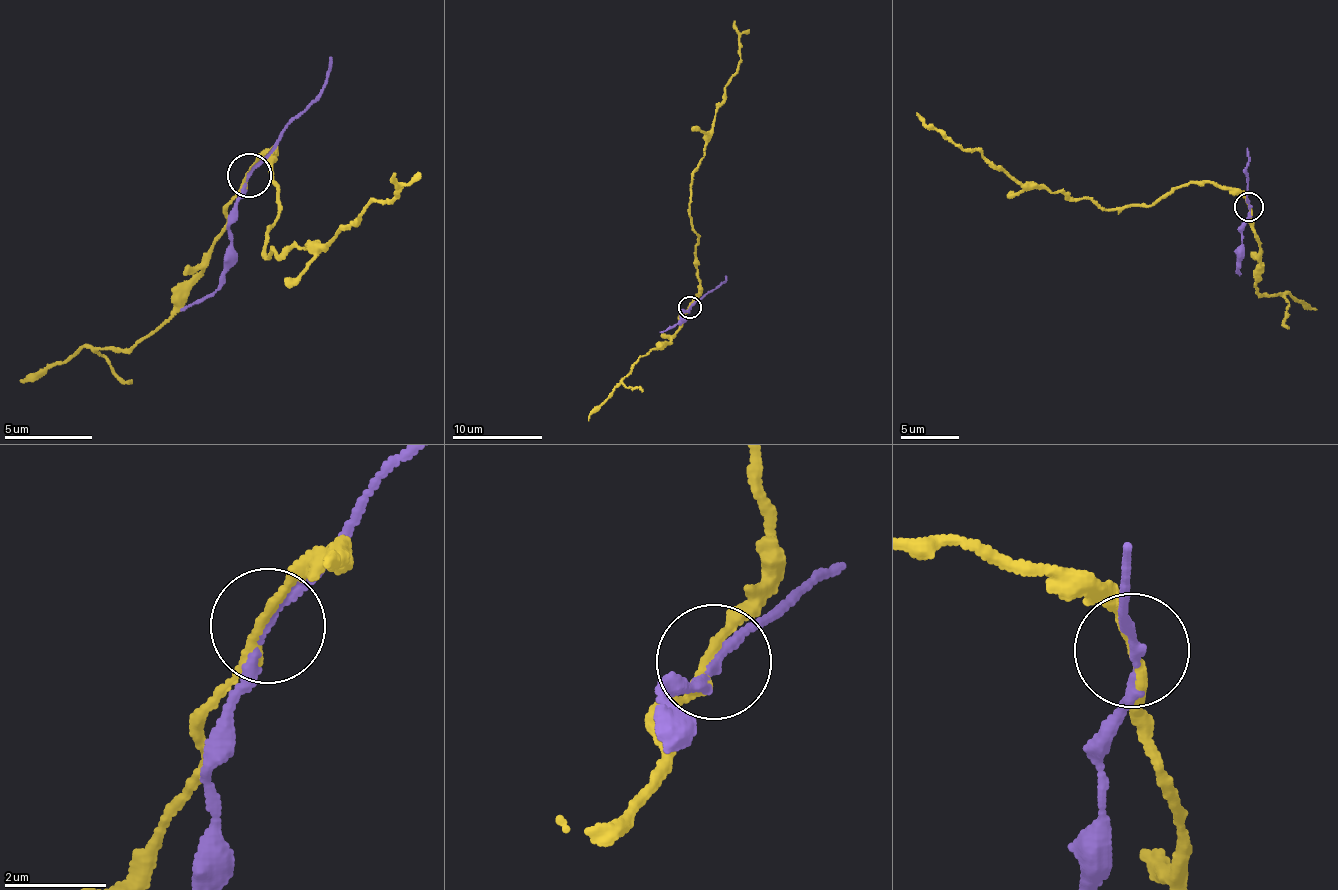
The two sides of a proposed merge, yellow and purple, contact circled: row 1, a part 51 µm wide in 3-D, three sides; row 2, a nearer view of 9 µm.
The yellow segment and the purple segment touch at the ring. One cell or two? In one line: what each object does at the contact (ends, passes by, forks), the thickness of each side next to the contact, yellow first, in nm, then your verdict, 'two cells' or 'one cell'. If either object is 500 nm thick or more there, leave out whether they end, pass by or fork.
yellow passes by | purple passes by | 170/150 nm | two cells

